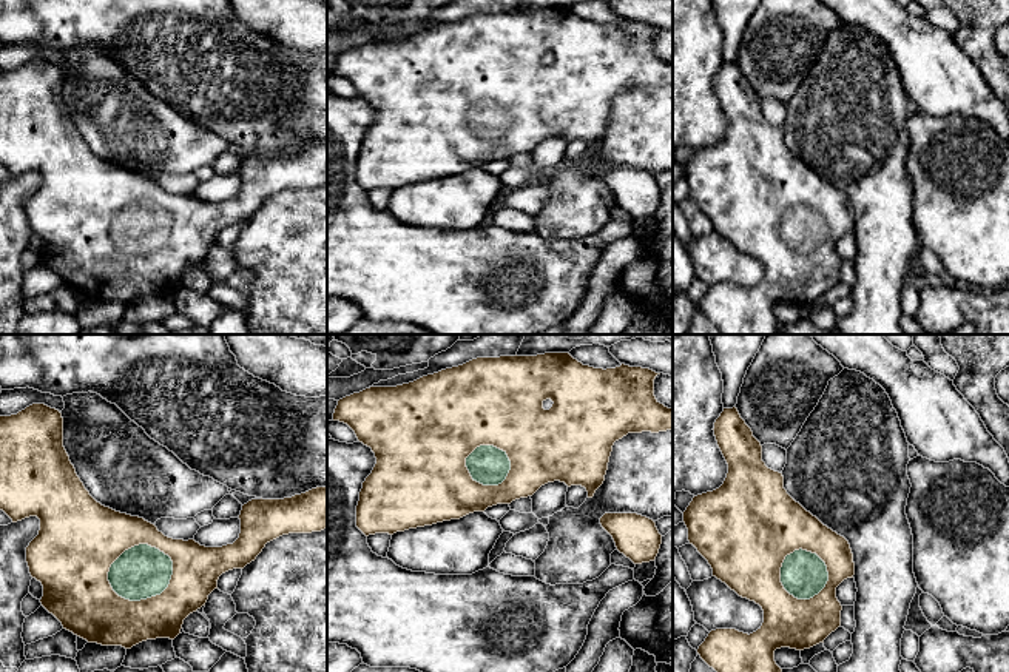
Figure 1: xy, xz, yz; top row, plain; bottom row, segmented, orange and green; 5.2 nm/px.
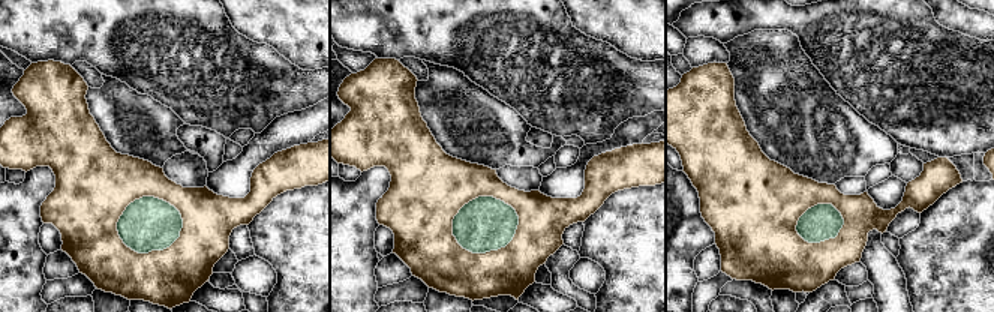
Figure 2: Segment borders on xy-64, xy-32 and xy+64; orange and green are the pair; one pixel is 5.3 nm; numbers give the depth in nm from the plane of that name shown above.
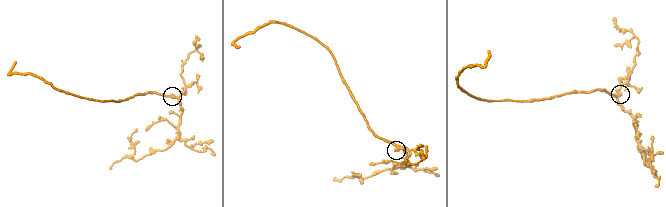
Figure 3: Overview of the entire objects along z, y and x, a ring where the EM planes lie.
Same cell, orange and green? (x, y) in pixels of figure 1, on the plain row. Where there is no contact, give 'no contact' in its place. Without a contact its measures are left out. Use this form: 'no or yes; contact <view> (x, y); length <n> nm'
yes; contact xy (134, 199); length 360 nm

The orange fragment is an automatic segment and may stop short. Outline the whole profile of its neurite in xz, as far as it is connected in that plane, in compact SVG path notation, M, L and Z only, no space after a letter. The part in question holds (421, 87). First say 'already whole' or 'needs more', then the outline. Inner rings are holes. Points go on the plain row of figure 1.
needs more; M545 8L537 11L500 11L477 12L463 20L441 25L423 31L413 37L397 42L370 42L338 55L333 76L347 79L358 96L370 102L376 119L372 128L363 137L359 156L356 160L356 182L366 190L404 186L409 183L432 180L443 176L460 174L474 166L484 166L497 159L511 159L515 154L532 151L542 140L554 136L565 137L568 142L582 140L592 153L603 139L608 125L609 111L616 96L628 88L666 86L673 83L673 63L660 59L654 51L654 34L660 28L650 23L629 22L622 18L616 23L594 23L583 20L569 8Z

